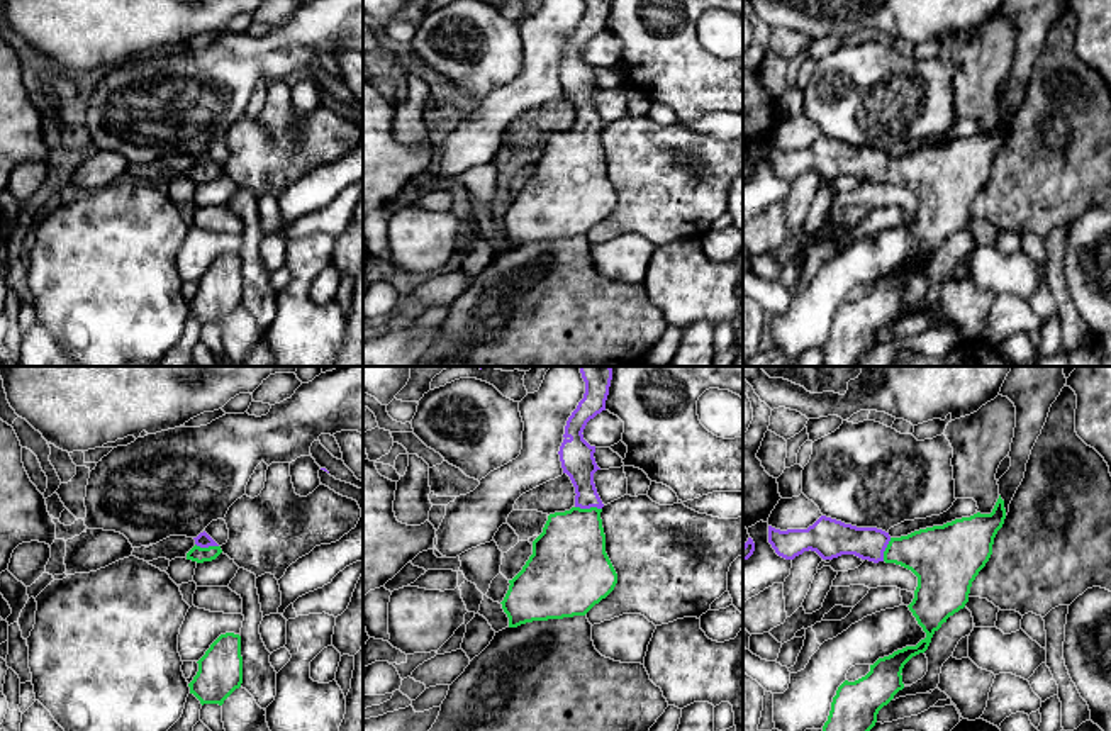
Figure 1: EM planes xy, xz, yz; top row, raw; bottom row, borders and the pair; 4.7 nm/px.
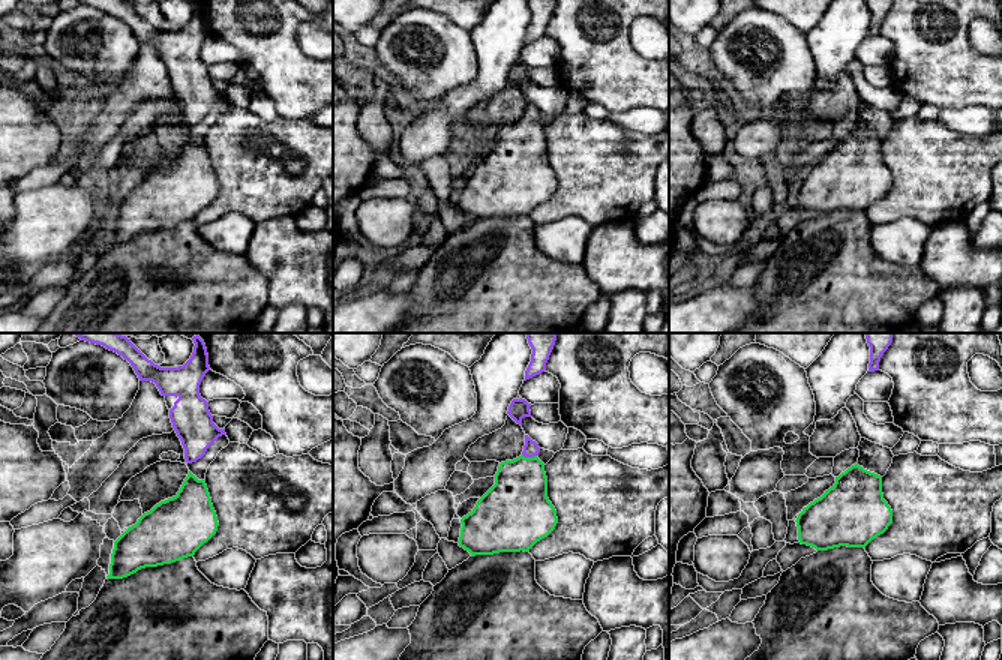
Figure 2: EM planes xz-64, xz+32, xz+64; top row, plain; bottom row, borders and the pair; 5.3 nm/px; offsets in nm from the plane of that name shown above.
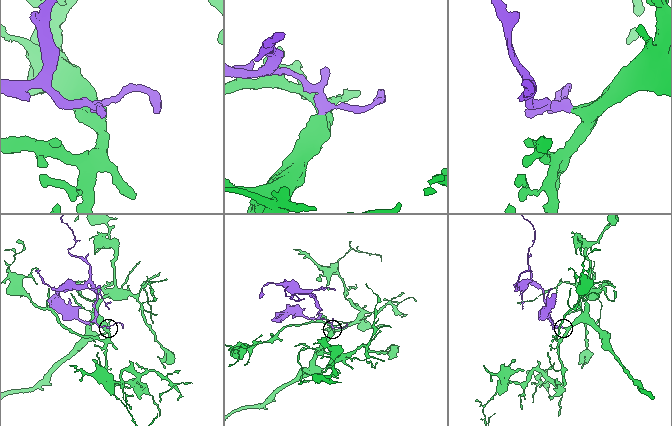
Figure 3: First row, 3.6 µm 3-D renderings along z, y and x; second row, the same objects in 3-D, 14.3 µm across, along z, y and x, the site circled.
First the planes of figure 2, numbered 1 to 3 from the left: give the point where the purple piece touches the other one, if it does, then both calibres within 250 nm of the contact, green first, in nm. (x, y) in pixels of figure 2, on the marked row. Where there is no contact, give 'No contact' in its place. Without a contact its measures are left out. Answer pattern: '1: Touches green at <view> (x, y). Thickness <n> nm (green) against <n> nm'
1: No contact
2: Touches green at xz+32 (530, 458). Thickness 320 nm (green) against 90 nm
3: No contact

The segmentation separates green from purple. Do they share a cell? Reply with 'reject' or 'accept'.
accept

